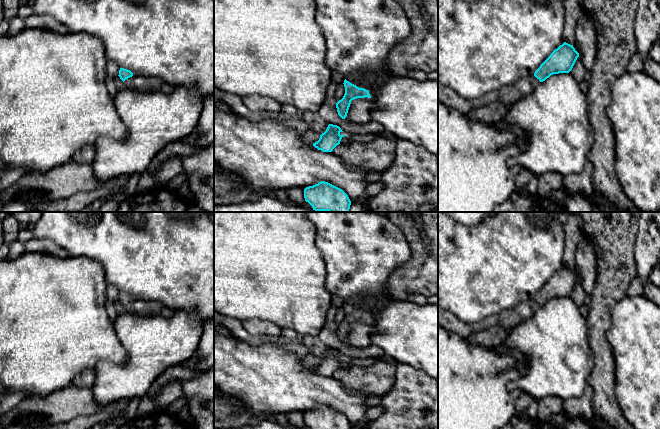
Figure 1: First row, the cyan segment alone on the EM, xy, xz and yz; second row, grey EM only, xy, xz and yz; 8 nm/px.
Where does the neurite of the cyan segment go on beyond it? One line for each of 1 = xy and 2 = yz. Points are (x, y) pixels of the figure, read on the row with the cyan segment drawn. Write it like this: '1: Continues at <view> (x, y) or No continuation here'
1: Continues at xy (137, 82)
2: Continues at yz (511, 94)

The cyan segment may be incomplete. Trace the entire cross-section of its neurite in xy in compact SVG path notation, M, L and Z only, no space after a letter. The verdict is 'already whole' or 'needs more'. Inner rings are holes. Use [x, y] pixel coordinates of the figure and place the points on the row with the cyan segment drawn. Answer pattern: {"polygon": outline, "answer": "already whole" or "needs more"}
{"polygon": "M120 68L118 76L124 82L124 86L141 92L171 93L175 88L156 77L134 75L130 70L124 68Z", "answer": "needs more"}

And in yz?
{"polygon": "M564 42L540 65L533 76L524 77L518 82L505 87L496 92L493 98L504 102L510 108L520 99L531 94L540 82L545 81L551 75L569 73L578 57L579 53L573 45Z", "answer": "needs more"}

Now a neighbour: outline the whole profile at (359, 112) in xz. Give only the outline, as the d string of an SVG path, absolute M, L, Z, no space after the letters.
M357 98L351 101L347 116L347 122L366 124L372 121L371 111L376 108L372 98Z

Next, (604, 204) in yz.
M597 194L592 200L592 204L602 212L620 212L620 209L602 194Z

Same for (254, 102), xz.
M248 95L242 98L242 101L252 111L267 111L274 113L282 111L282 105L278 101L261 95Z

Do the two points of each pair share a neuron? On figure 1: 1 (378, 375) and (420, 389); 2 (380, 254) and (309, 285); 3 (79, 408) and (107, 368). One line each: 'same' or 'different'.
1: different
2: different
3: different

